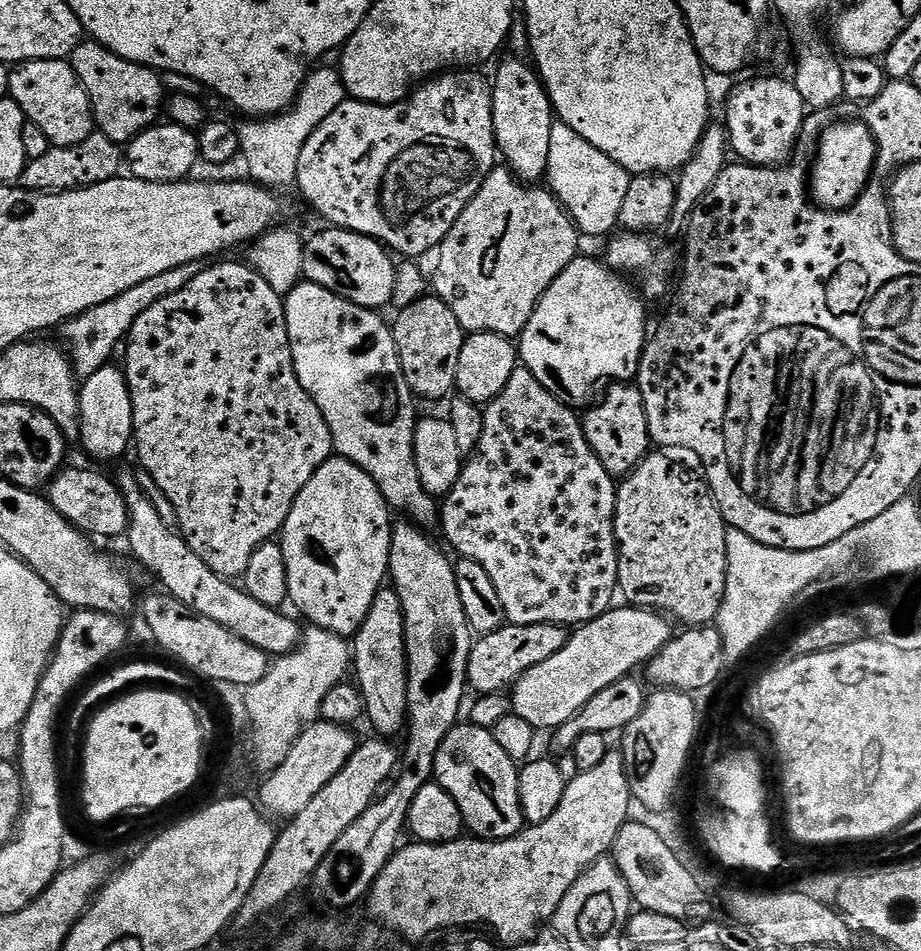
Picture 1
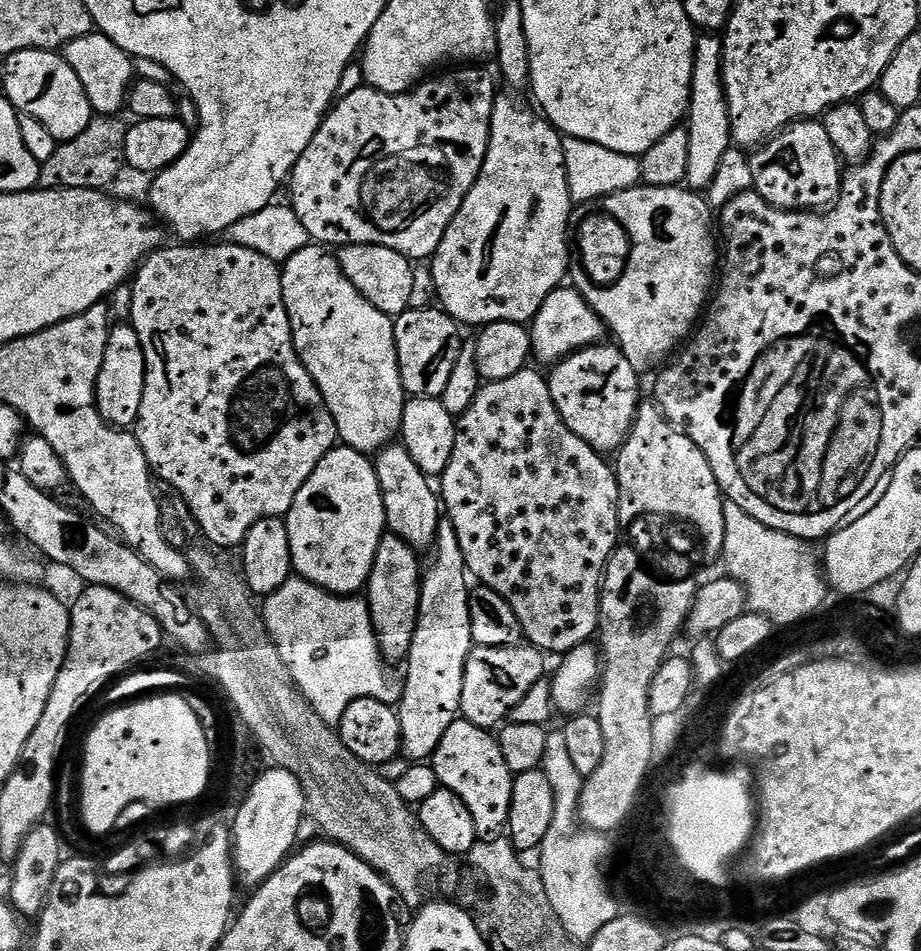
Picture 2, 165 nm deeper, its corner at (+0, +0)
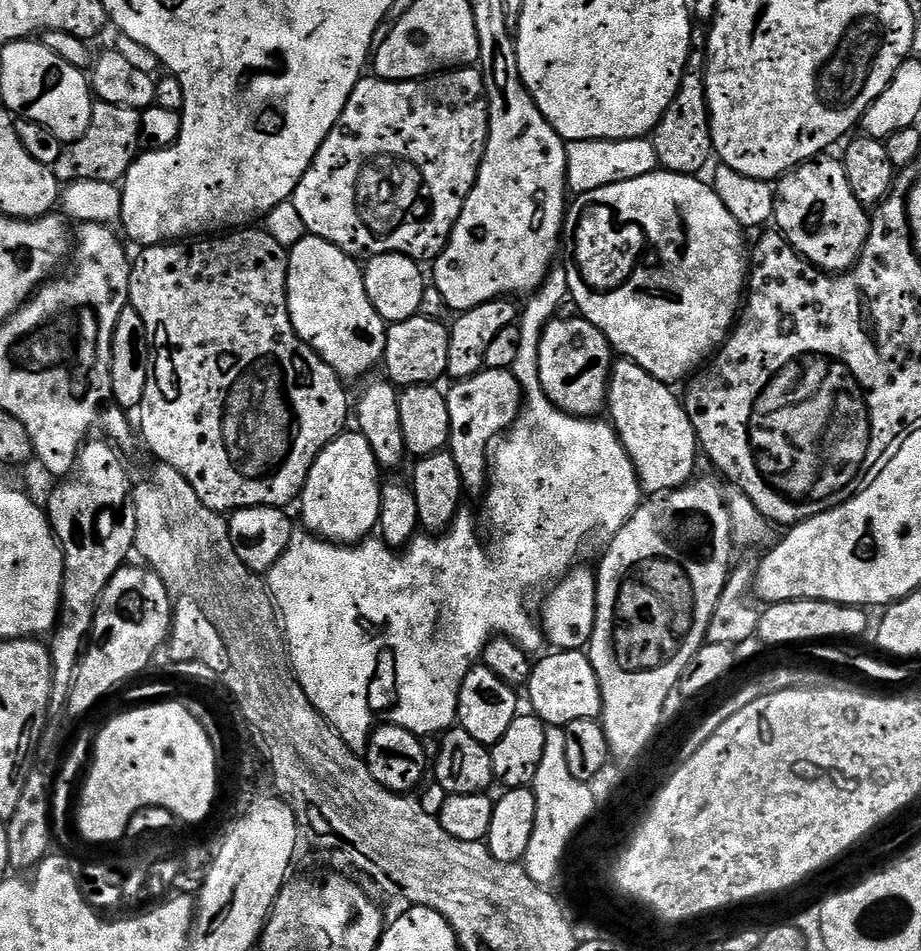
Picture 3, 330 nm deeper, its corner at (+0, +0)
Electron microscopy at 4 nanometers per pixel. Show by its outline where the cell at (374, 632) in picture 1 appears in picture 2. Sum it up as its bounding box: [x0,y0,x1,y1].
[366,534,422,662]

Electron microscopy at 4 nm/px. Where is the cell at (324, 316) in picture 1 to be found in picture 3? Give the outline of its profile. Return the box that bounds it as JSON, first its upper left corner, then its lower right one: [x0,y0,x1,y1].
[288,234,388,382]

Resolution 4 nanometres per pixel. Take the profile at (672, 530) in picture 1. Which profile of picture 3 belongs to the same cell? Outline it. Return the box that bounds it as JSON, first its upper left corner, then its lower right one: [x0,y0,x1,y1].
[606,358,698,494]

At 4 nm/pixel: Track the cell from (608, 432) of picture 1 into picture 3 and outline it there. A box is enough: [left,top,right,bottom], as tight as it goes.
[534,318,614,418]

